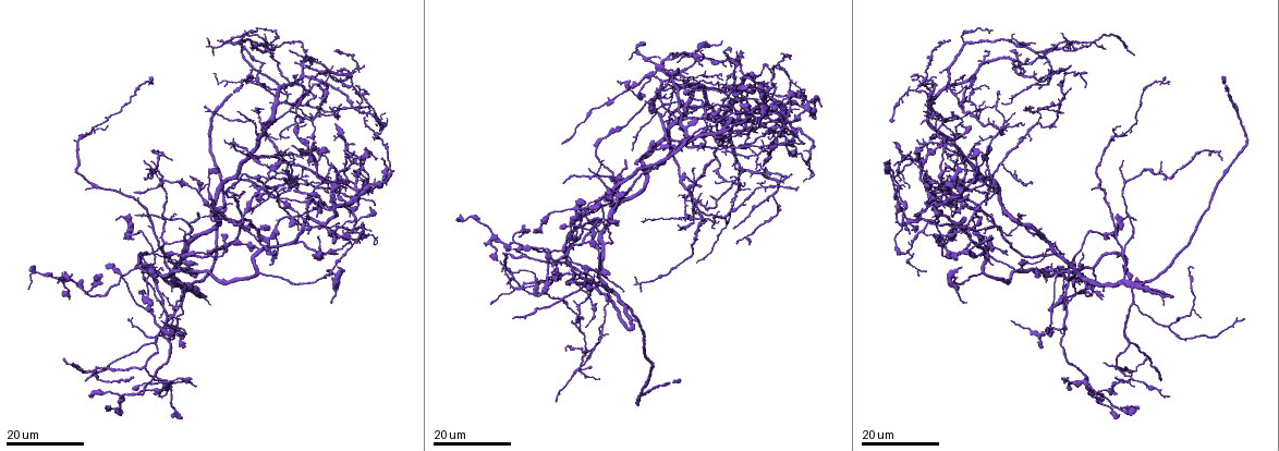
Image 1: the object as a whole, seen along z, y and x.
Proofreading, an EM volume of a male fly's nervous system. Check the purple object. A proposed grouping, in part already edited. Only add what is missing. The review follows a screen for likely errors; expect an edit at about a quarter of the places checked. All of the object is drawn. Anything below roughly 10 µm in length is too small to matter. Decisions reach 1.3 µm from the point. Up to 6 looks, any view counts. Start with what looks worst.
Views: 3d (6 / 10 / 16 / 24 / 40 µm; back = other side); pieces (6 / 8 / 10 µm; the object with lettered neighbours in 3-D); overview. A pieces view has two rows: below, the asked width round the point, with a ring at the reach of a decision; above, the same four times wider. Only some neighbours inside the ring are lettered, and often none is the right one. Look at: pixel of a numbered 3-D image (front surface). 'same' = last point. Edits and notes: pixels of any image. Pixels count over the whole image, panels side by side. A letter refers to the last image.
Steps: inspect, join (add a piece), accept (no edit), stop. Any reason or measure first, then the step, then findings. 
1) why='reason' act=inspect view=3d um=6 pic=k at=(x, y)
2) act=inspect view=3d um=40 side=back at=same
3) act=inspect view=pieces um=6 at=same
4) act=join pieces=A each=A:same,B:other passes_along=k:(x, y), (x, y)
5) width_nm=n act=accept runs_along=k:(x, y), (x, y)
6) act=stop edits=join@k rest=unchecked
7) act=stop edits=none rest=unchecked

why='branch stops here' act=inspect view=3d um=16 pic=1 at=(557, 400)

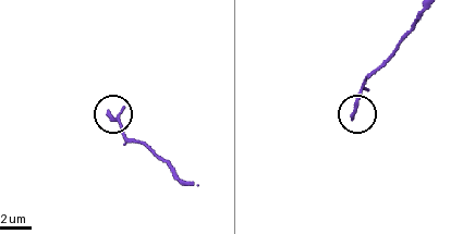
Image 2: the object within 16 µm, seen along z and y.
why='what lies round it' act=inspect view=pieces um=10 pic=2 at=(351, 116)

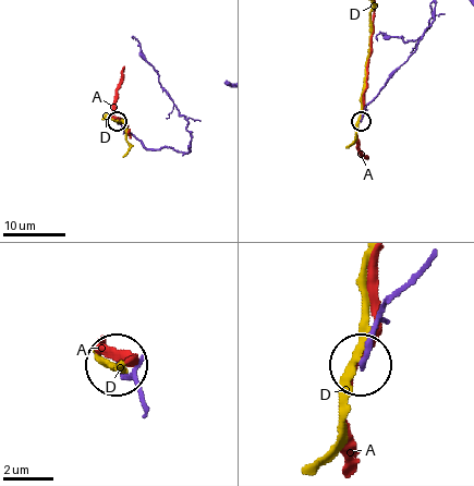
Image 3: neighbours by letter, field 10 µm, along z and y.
width_nm=240 act=accept each=A:other,D:other found='no lettered piece goes on from it'

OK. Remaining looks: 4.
why='free end' act=inspect view=3d um=16 pic=1 at=(513, 319)

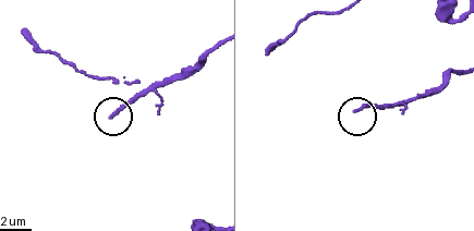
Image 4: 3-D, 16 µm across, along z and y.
why='closer look' act=inspect view=3d um=10 pic=4 at=(111, 116)

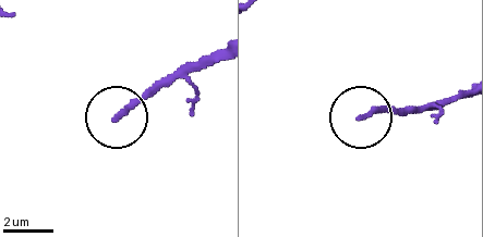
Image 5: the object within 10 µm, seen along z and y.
act=inspect view=pieces um=6 pic=5 at=(360, 117)

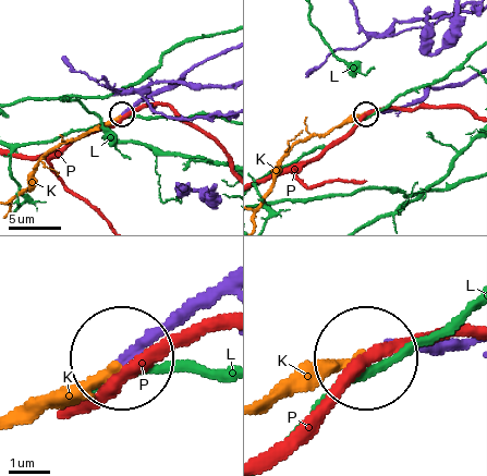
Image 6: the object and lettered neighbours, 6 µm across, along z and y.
act=join pieces=K each=K:same,L:other,P:other passes_along=6:(223, 278), (109, 371), (19, 417) found='it goes on there'

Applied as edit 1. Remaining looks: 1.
act=stop edits=join@6 rest=unchecked

